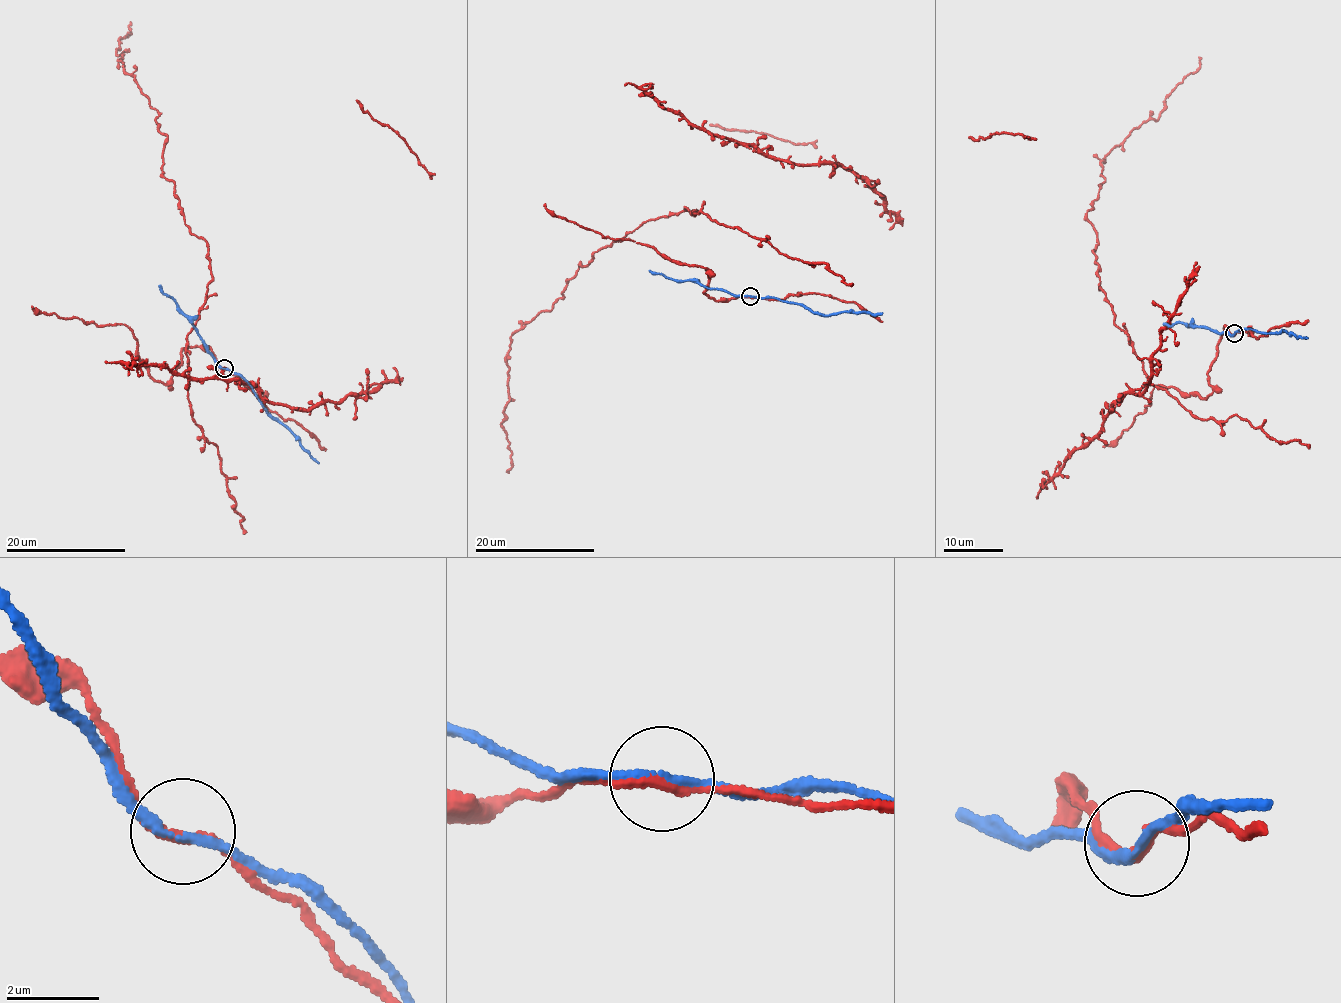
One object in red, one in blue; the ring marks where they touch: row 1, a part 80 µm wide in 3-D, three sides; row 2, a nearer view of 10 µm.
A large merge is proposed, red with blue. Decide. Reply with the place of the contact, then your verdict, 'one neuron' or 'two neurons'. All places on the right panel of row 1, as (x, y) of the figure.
at (1234, 333); two neurons

